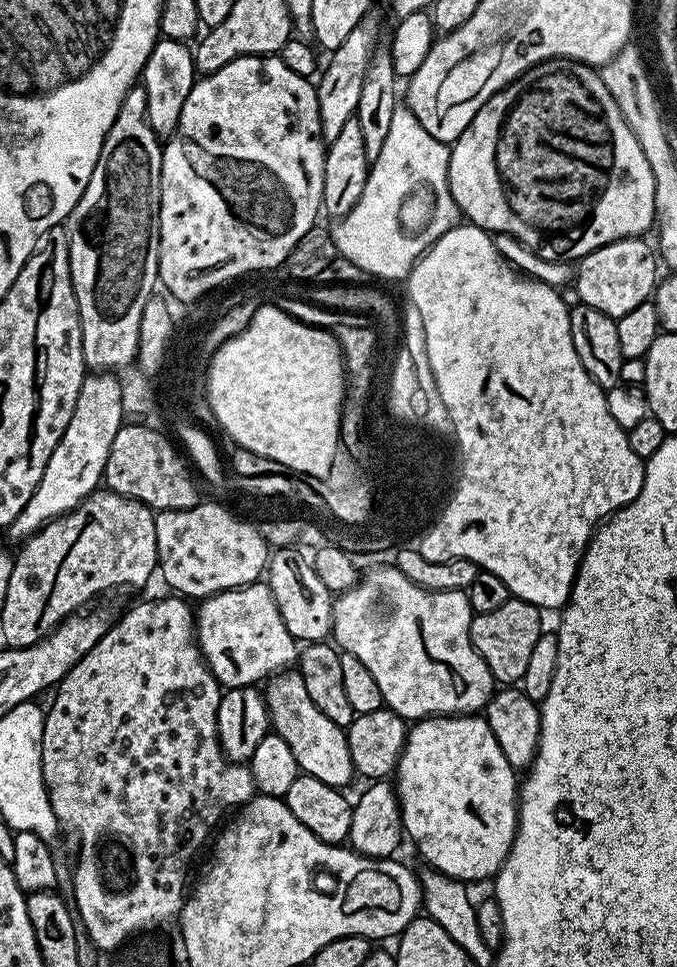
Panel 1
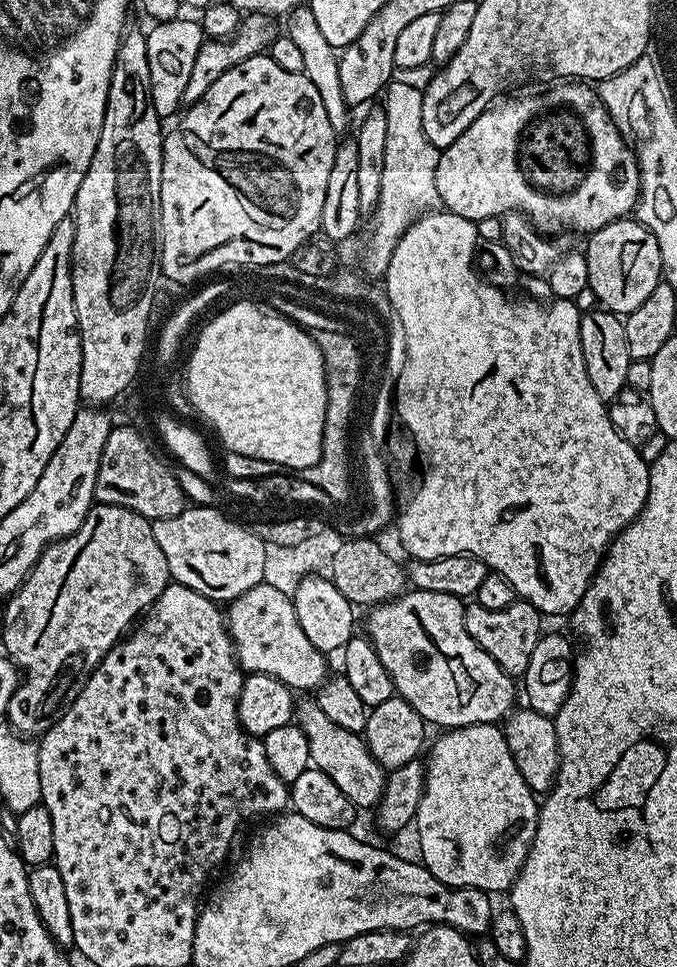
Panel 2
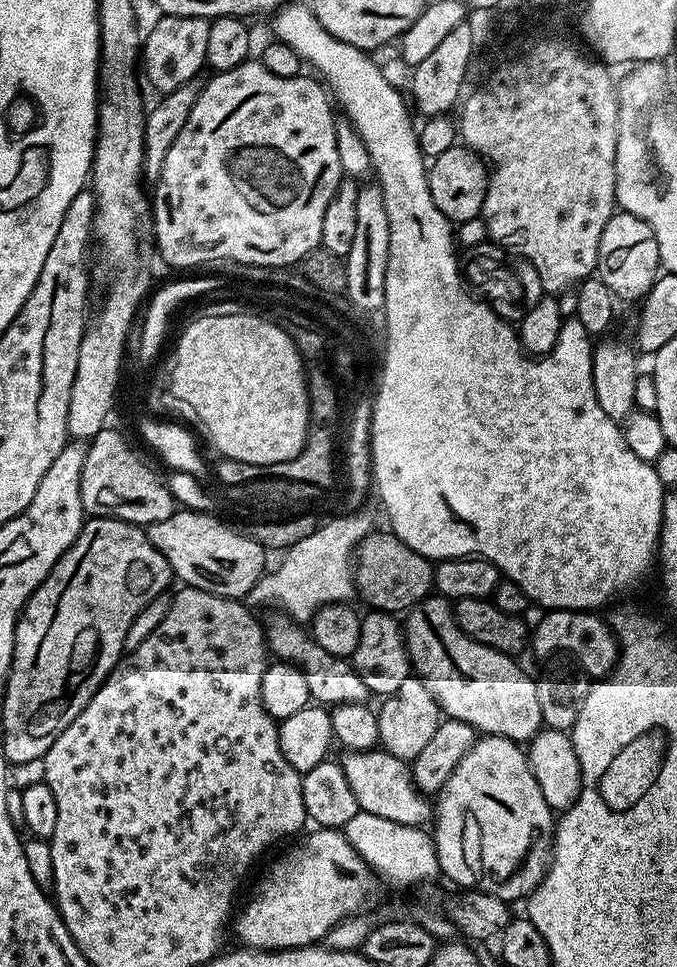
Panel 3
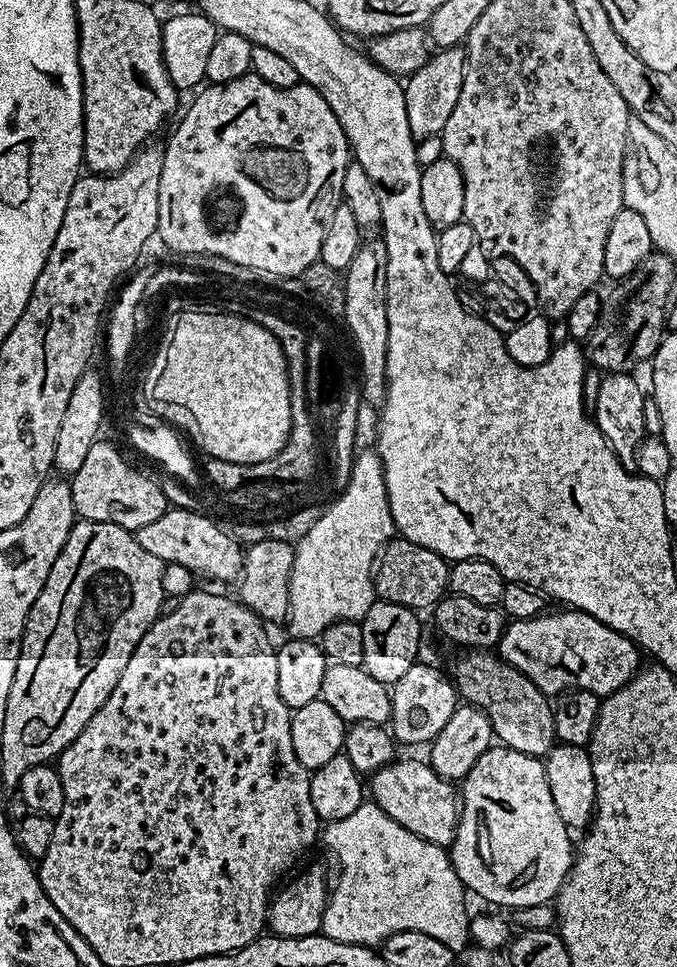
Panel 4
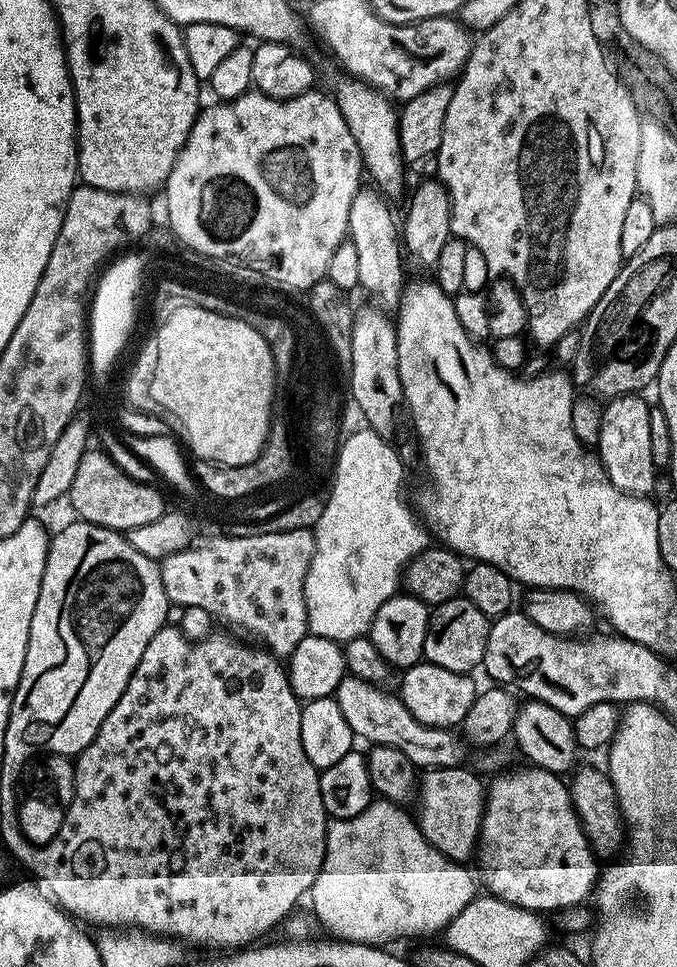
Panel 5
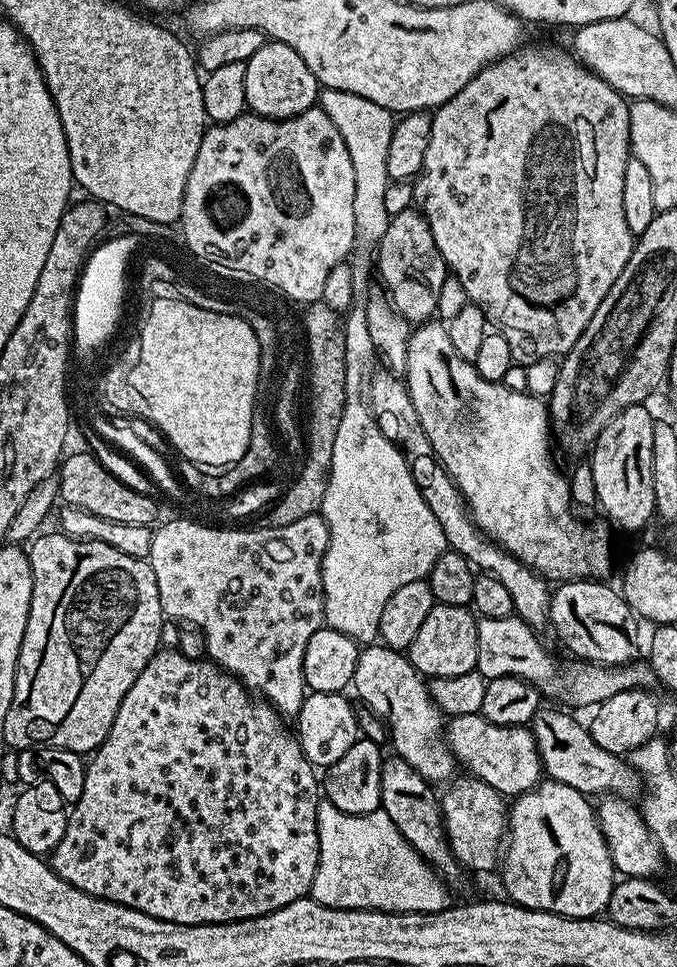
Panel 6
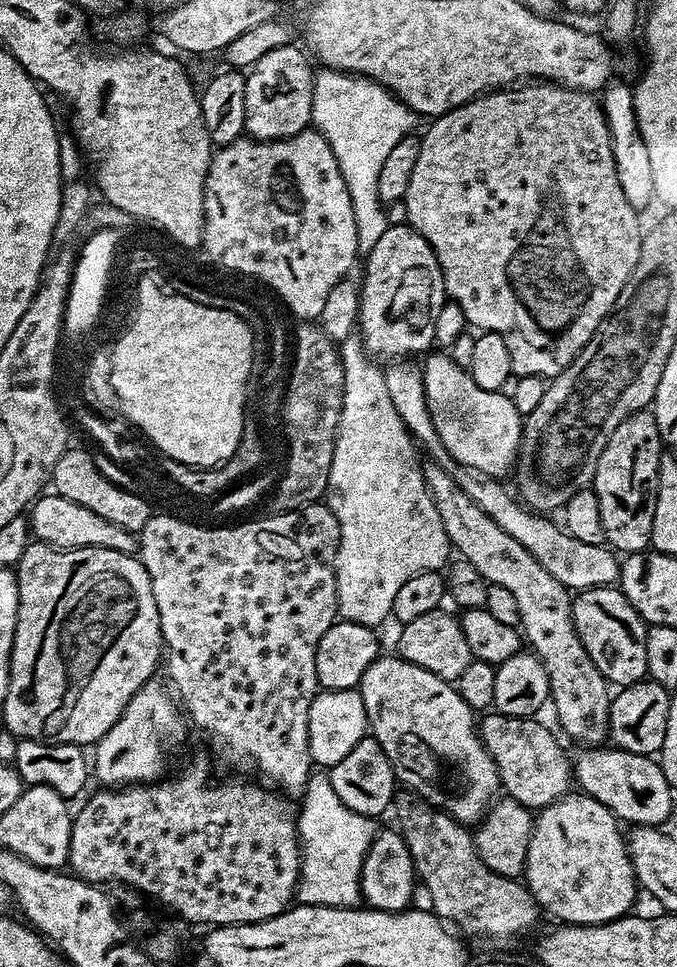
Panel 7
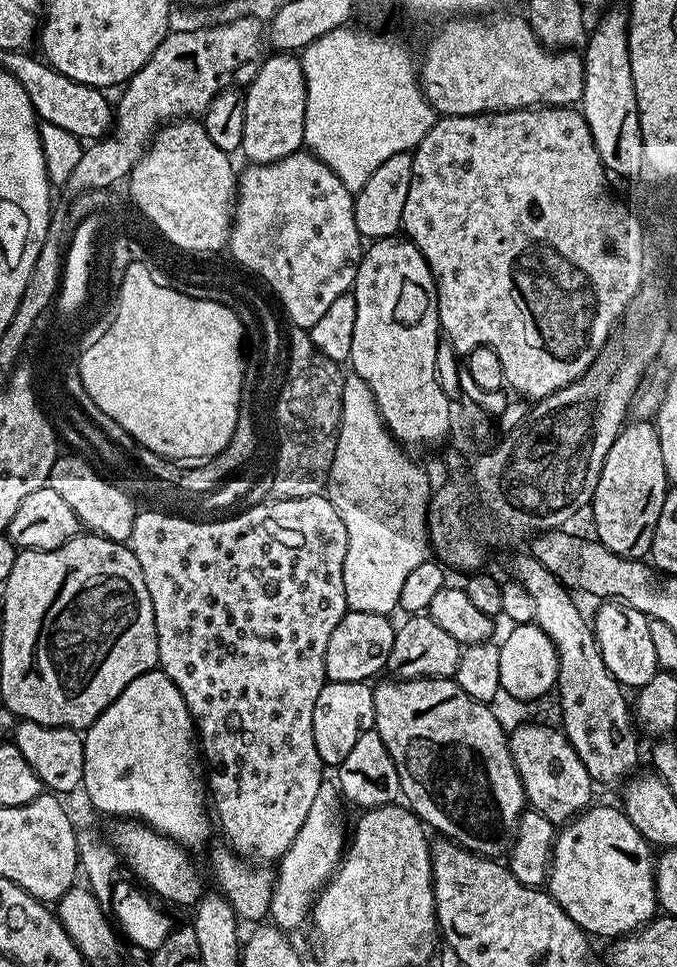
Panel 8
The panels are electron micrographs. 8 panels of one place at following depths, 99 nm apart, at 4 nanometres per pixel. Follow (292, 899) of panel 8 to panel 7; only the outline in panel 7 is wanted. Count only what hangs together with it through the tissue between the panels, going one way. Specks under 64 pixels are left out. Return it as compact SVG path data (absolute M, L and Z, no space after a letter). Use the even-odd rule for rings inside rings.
M313 771L298 804L296 834L300 838L300 880L295 899L301 904L350 908L361 903L360 871L378 831L377 821L346 806L334 794L328 772Z

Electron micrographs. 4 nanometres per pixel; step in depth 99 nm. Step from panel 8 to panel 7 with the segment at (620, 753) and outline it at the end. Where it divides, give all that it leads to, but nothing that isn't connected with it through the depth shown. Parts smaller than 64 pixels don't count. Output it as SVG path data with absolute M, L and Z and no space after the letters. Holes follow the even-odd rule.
M428 462L423 465L424 481L428 487L430 498L434 502L434 510L438 510L438 518L442 518L442 526L448 535L449 545L456 548L459 559L465 560L474 566L488 584L503 586L509 594L513 596L518 606L518 618L520 619L518 628L526 641L527 647L542 662L542 666L548 675L548 695L550 697L550 708L556 711L556 720L560 723L559 731L569 736L572 740L577 740L580 746L600 746L608 740L608 715L612 705L610 695L610 684L605 680L597 666L591 661L590 654L583 648L579 640L578 630L575 629L575 618L572 614L573 597L569 589L558 582L557 578L545 569L534 555L530 554L522 546L521 542L506 534L497 522L494 522L490 515L478 506L470 495L458 486L442 466Z

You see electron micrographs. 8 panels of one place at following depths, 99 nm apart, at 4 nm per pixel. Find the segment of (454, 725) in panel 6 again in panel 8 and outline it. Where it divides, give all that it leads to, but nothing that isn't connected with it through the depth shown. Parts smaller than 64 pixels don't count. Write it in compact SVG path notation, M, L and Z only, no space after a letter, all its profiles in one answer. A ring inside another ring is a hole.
M520 724L516 729L511 729L508 746L514 758L514 766L518 770L518 778L524 787L527 807L531 811L542 814L554 825L563 826L593 803L594 781L590 778L586 766L582 766L582 758L578 758L574 746L570 746L570 742L559 727L547 728L544 724Z

